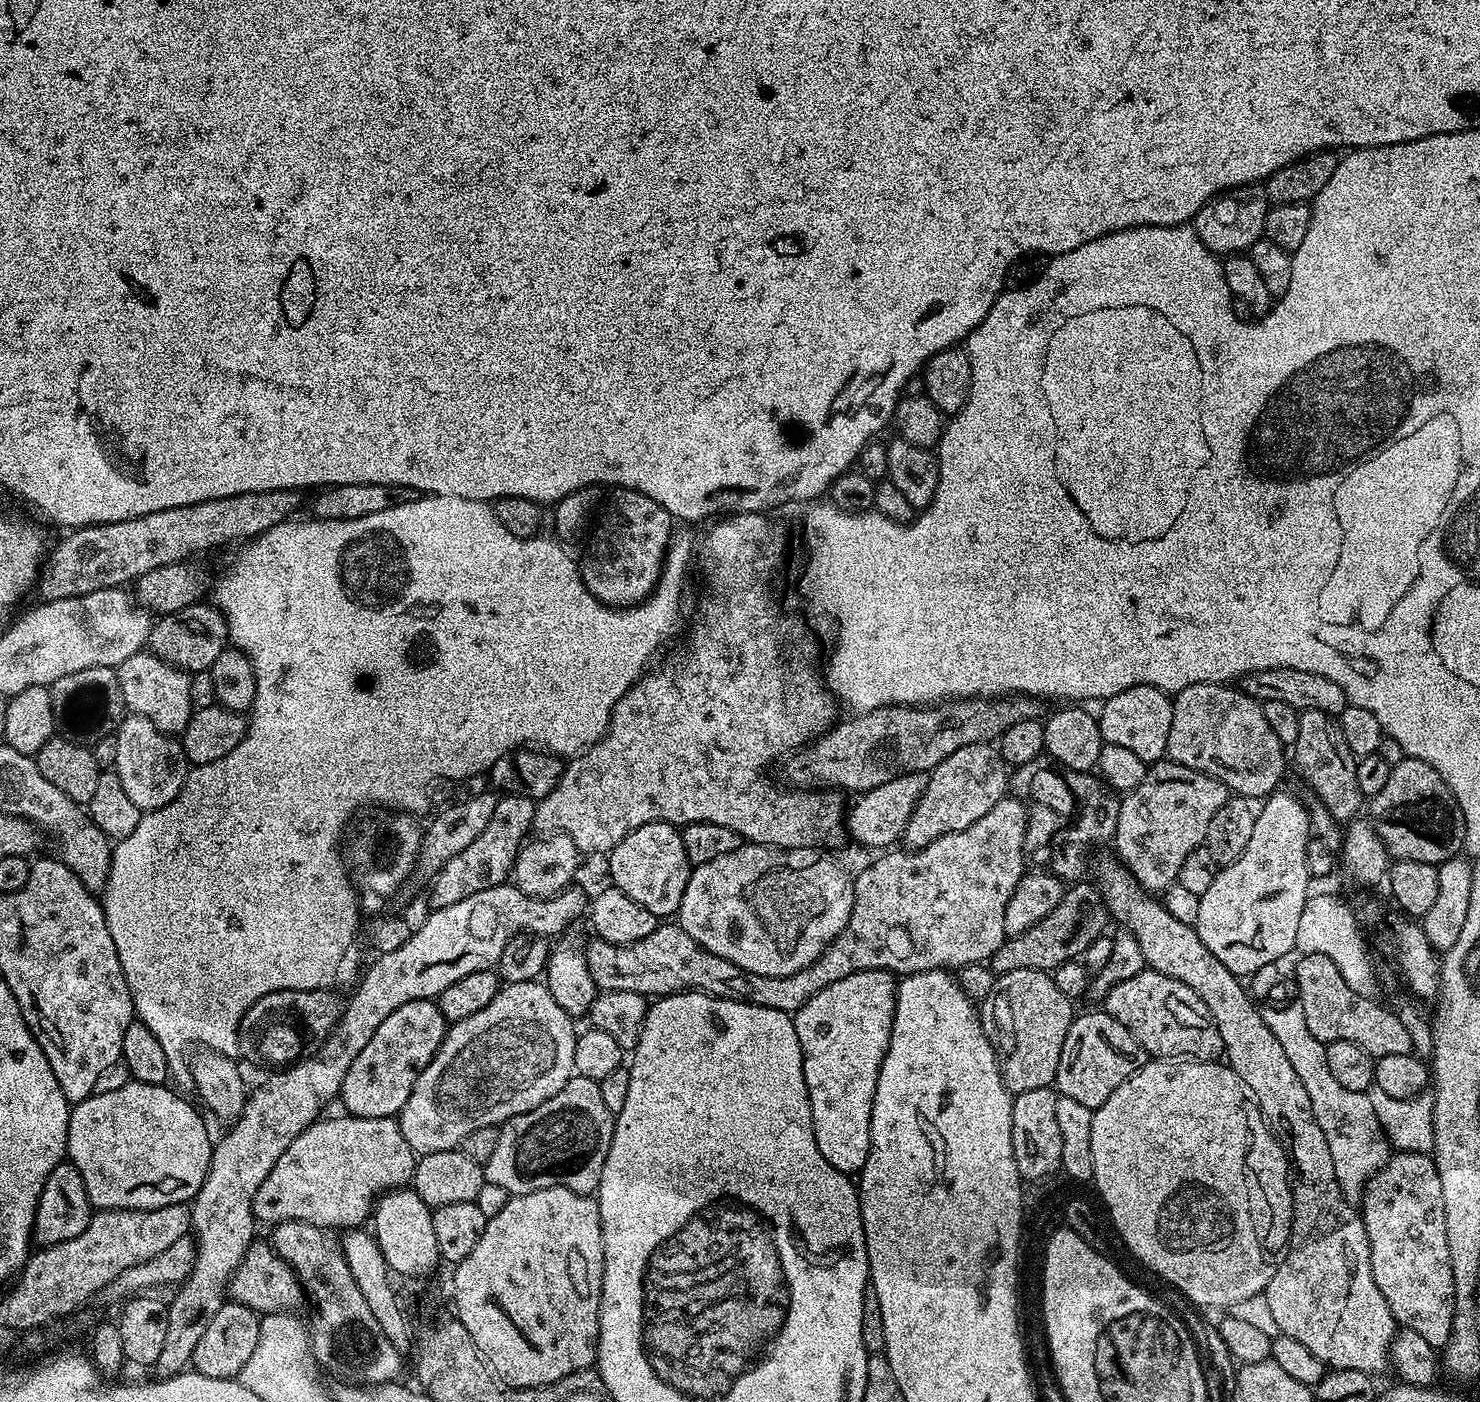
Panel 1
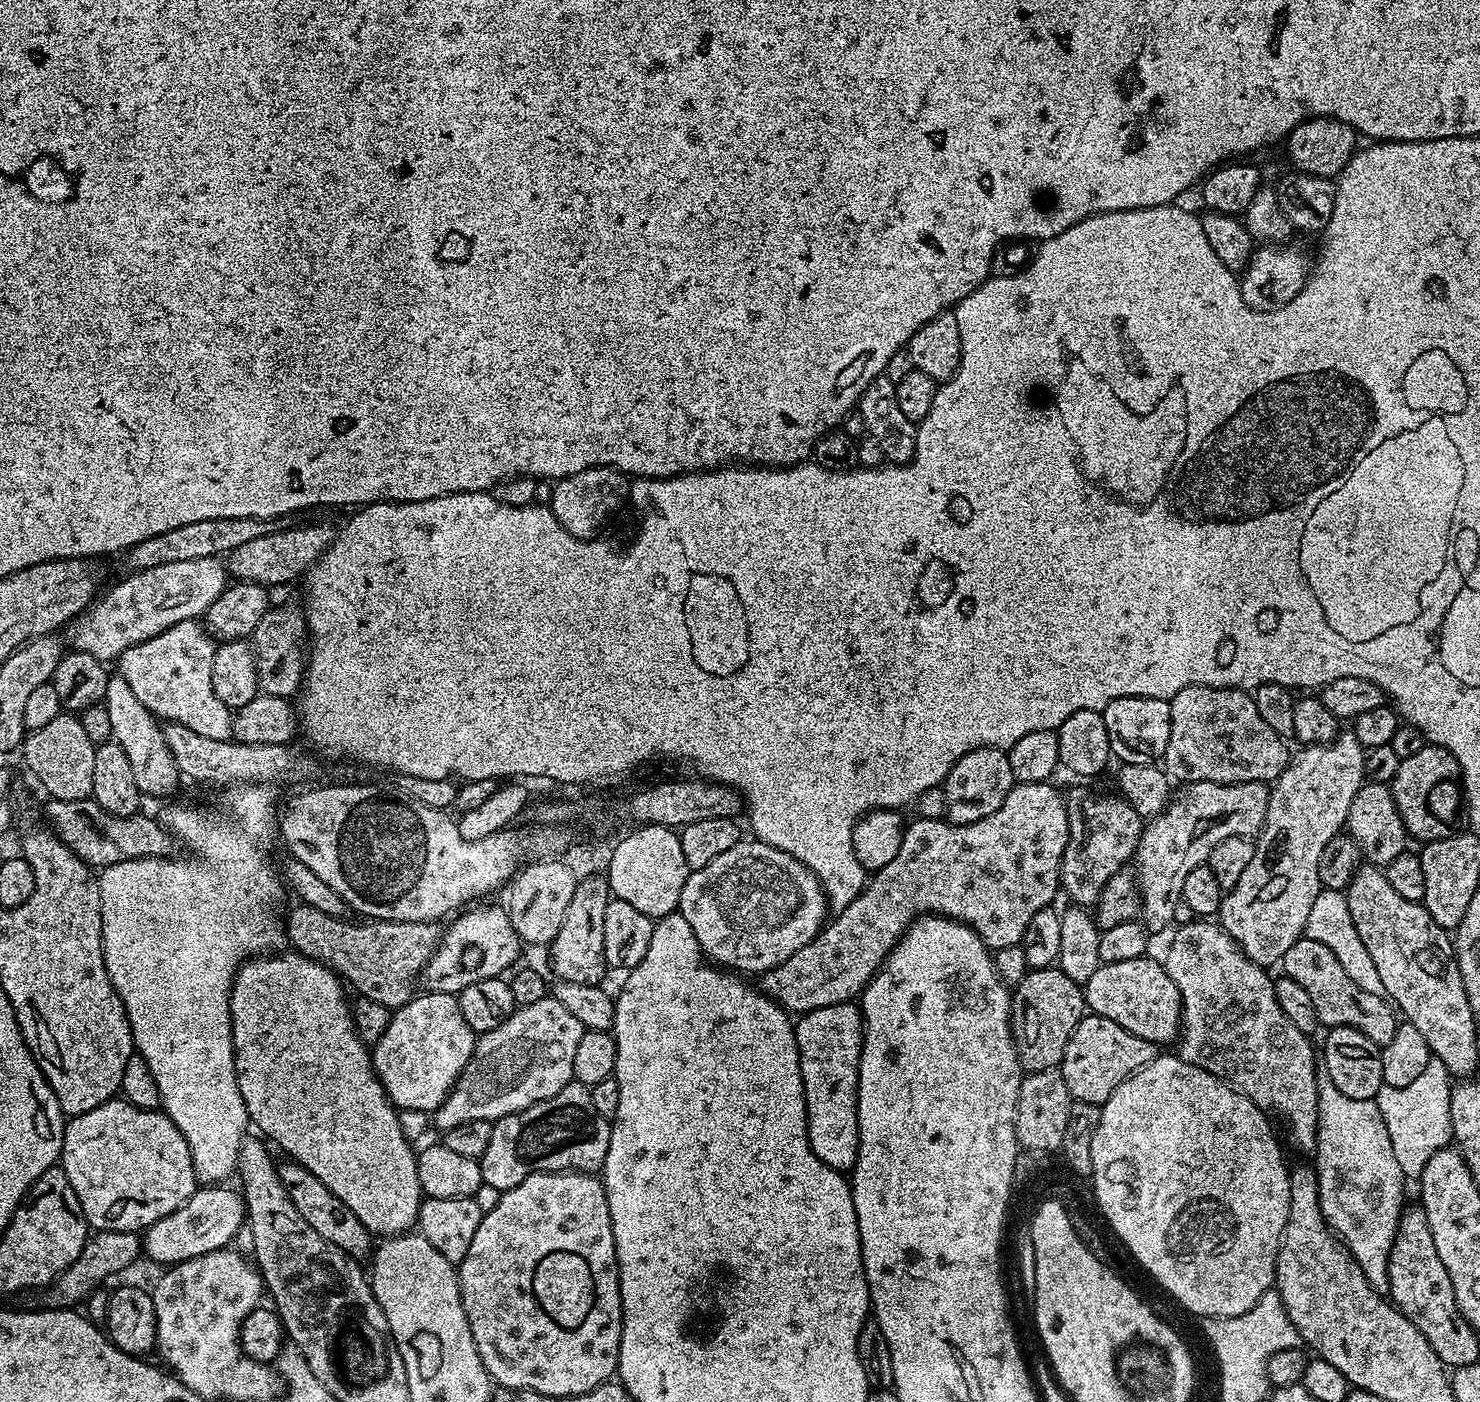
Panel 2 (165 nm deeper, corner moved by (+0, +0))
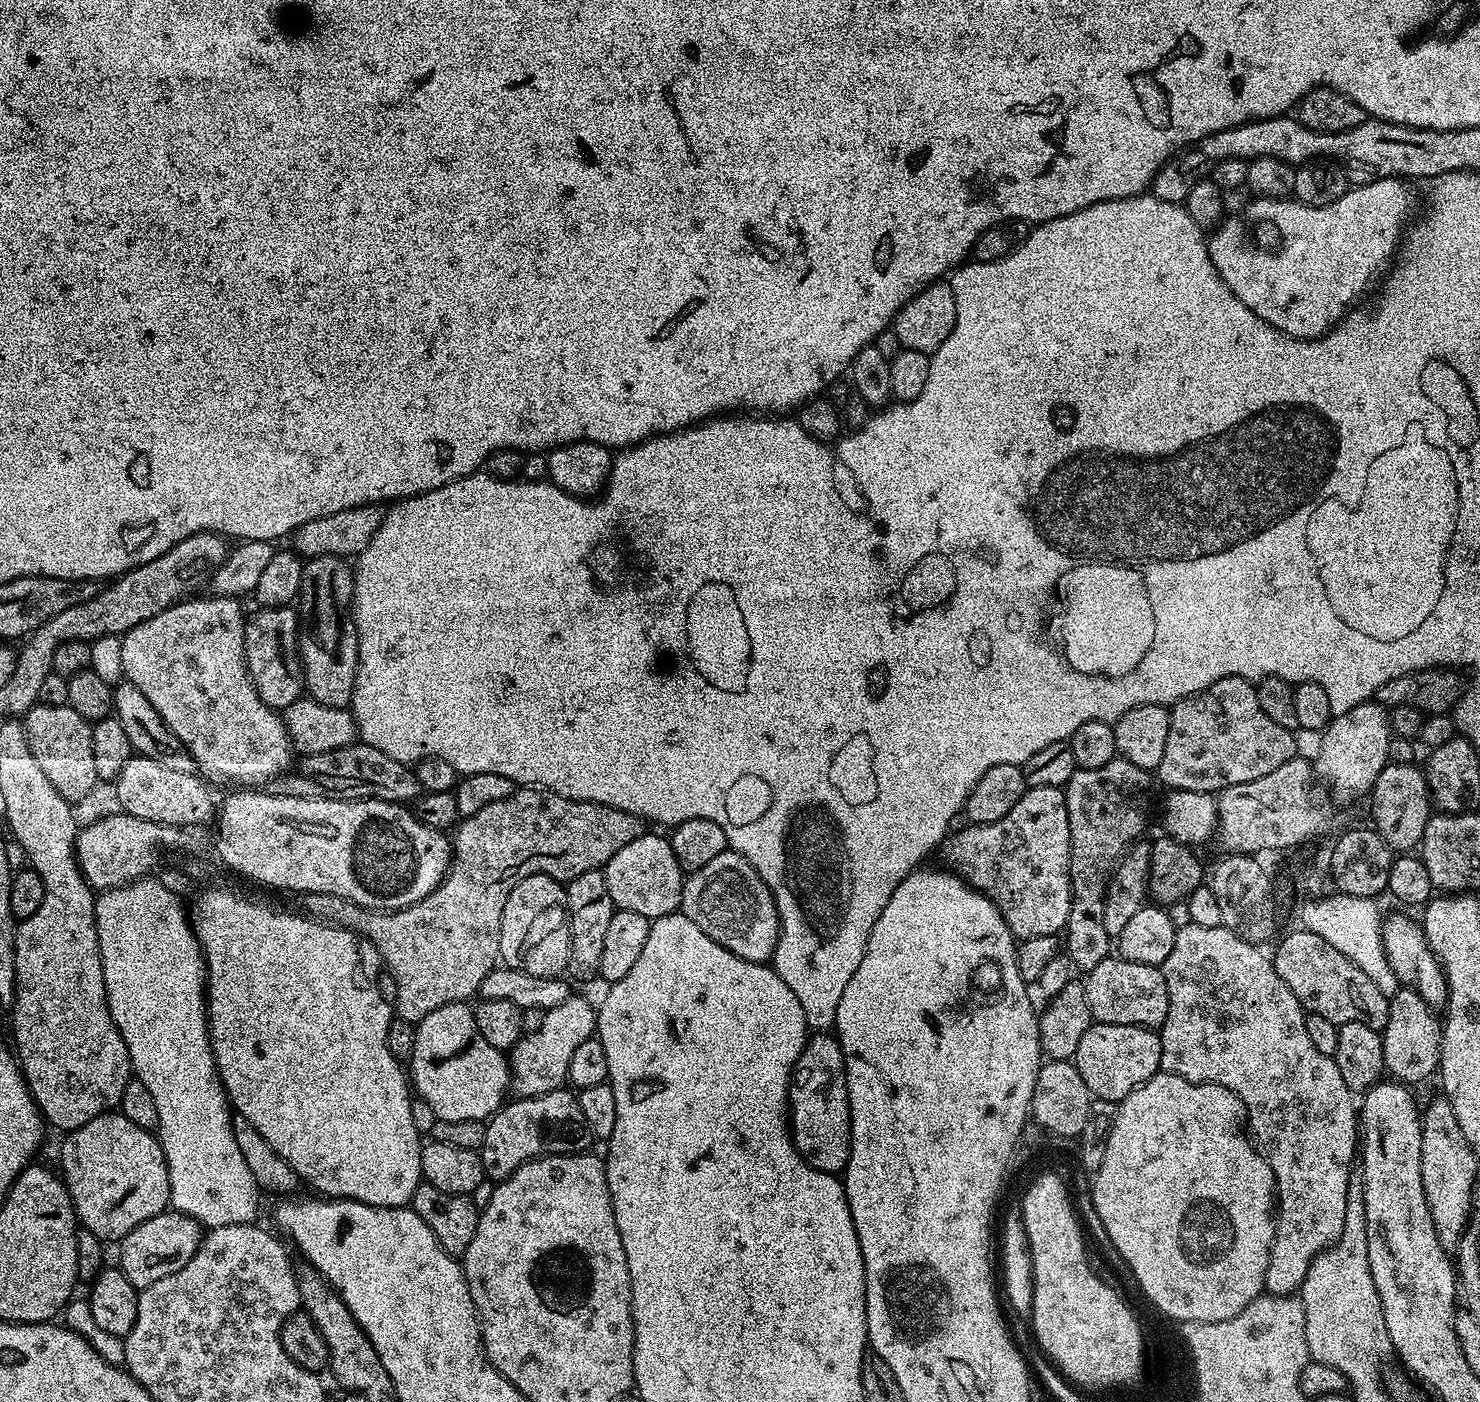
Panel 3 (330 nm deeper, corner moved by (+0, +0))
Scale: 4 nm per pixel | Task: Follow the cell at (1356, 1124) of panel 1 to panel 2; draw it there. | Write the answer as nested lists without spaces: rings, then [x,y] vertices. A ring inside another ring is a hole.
[[[1317,1071],[1318,1078],[1318,1126],[1316,1127],[1316,1146],[1314,1149],[1314,1167],[1316,1169],[1316,1185],[1320,1191],[1320,1209],[1329,1228],[1344,1241],[1348,1252],[1366,1274],[1370,1286],[1378,1293],[1388,1291],[1388,1255],[1400,1225],[1400,1213],[1405,1207],[1404,1184],[1406,1178],[1402,1174],[1402,1166],[1394,1158],[1394,1145],[1390,1142],[1390,1134],[1386,1131],[1386,1122],[1382,1122],[1382,1110],[1378,1110],[1375,1100],[1359,1100],[1346,1098],[1334,1082],[1330,1082],[1330,1074]]]

